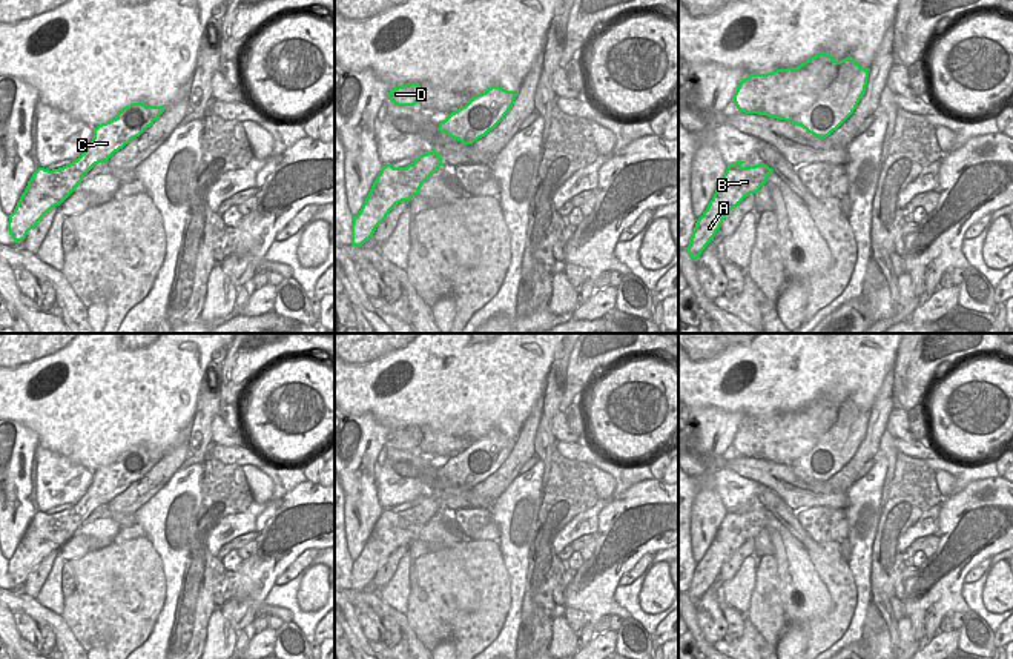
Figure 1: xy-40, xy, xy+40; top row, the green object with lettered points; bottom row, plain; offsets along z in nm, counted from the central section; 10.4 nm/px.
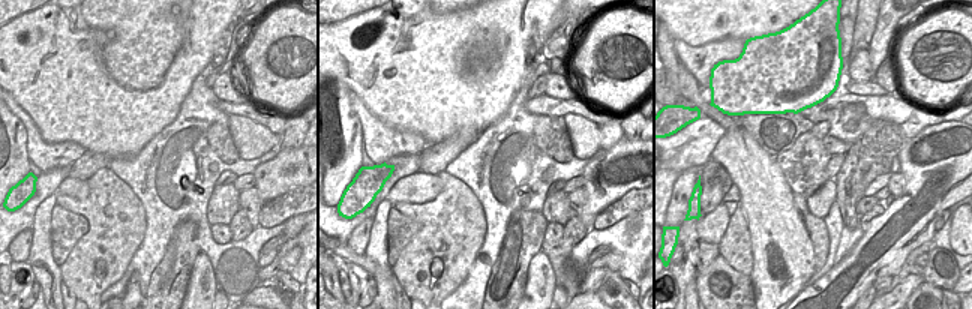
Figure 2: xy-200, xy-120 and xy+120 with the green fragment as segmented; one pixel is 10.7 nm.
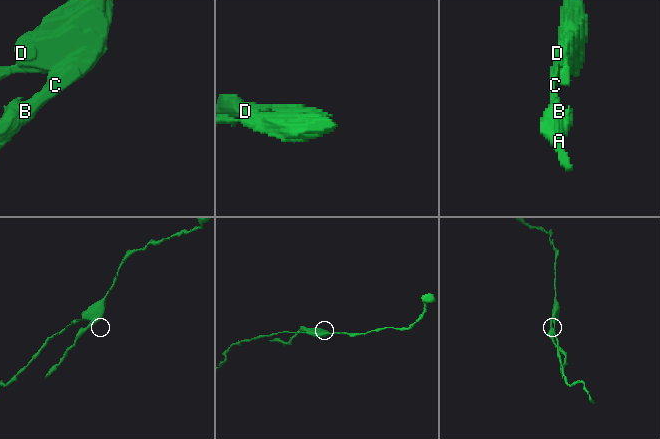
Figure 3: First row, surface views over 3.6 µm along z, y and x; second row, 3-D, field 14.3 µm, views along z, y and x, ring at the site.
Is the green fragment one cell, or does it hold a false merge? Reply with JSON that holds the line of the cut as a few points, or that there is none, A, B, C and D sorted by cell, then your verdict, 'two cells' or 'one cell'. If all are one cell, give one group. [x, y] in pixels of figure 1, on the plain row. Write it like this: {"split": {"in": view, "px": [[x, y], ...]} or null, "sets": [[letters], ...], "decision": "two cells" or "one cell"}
{"split": {"in": "xy+40", "px": [[791, 466], [805, 466], [815, 446], [840, 469]]}, "sets": [["A", "B", "C"], ["D"]], "decision": "two cells"}

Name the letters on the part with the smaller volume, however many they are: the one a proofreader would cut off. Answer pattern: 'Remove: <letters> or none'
Remove: A, B, C

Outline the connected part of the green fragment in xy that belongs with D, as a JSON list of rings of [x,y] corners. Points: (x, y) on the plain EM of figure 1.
[[[407,427],[398,432],[393,432],[388,436],[388,444],[398,450],[414,450],[421,449],[422,444],[422,432],[419,427]]]

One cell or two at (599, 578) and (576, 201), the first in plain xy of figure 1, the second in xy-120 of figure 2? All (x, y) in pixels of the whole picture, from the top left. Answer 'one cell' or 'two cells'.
two cells

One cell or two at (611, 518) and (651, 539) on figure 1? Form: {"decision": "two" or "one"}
{"decision": "one"}

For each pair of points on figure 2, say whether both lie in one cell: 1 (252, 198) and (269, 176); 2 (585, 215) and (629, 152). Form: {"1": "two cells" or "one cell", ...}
{"1": "two cells", "2": "one cell"}

